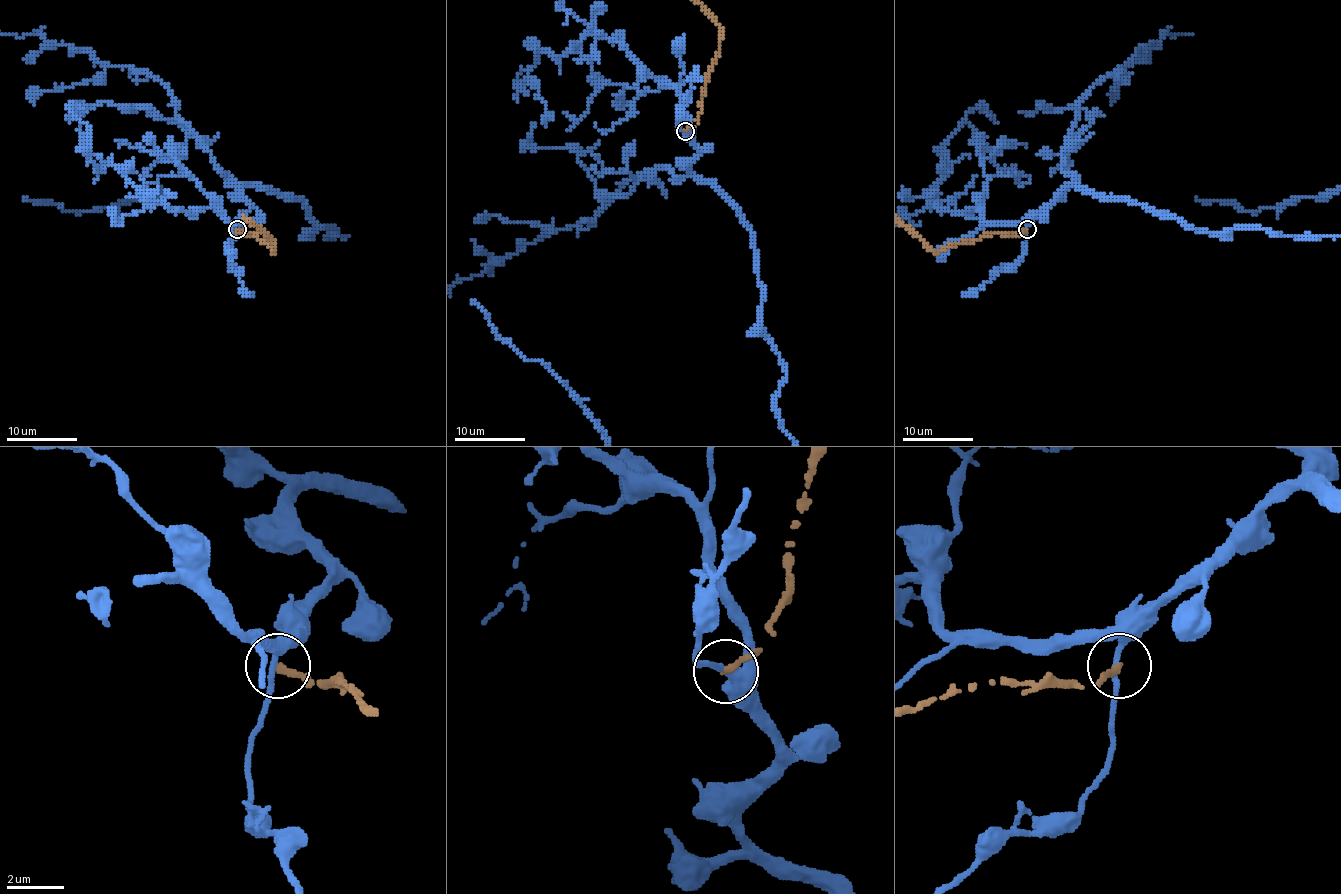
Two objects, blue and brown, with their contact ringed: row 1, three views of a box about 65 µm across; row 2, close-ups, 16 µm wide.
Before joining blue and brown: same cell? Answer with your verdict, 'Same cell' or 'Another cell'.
Another cell

